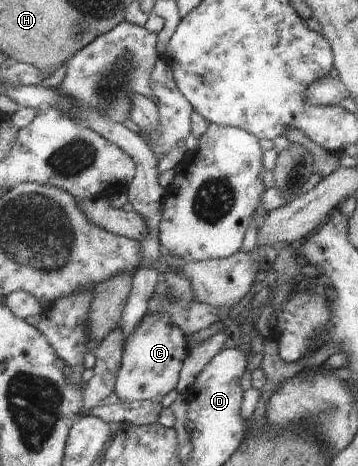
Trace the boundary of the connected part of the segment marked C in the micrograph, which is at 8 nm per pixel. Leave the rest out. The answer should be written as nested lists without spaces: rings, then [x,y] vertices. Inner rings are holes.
[[[166,311],[148,313],[134,332],[127,336],[115,394],[122,401],[162,402],[166,394],[177,390],[181,372],[190,353],[184,331],[177,327]]]

